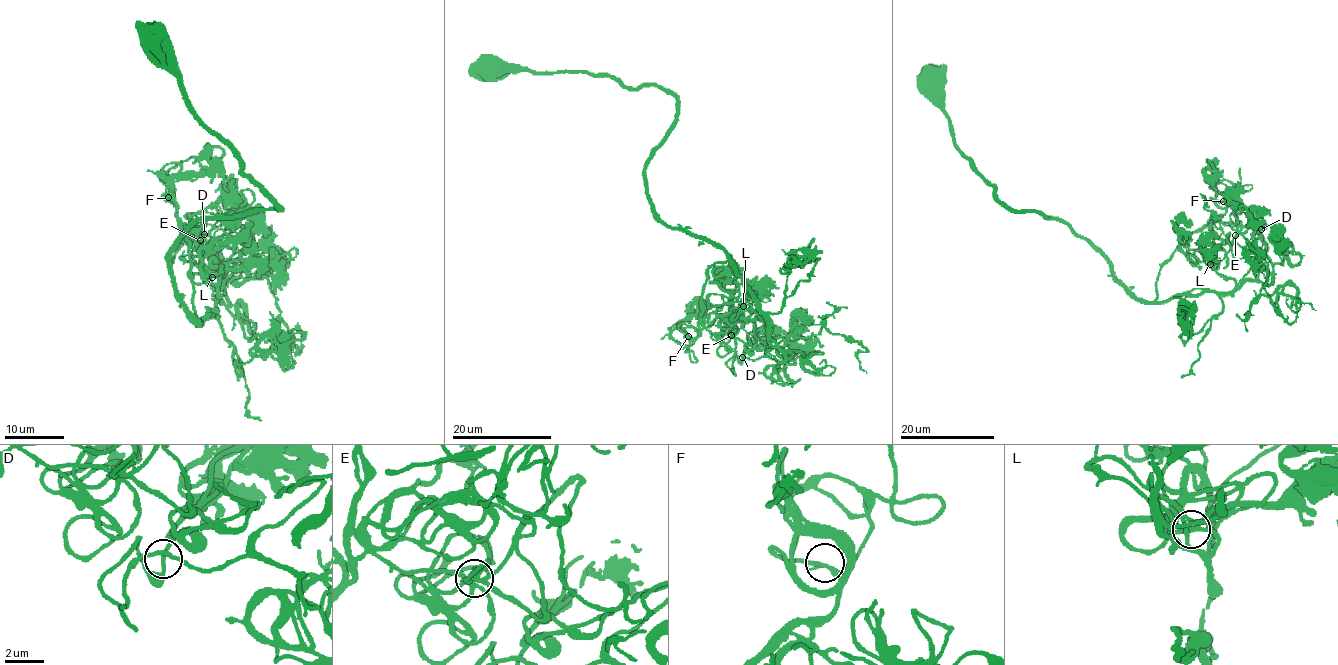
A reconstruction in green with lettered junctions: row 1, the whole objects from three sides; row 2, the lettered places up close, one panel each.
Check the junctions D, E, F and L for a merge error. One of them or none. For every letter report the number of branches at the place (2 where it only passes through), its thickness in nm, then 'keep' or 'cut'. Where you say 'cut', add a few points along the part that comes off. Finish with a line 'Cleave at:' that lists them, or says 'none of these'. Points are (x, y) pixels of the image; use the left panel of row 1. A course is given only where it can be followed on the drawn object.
D: branches 4; calibre 200 nm; keep
E: branches 4; calibre 200 nm; keep
F: branches 4; calibre 180 nm; keep
L: branches 4; calibre 200 nm; keep
Cleave at: none of these

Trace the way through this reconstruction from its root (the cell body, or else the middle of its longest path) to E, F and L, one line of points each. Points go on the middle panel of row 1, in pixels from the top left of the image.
E: (491, 66), (675, 98), (649, 203), (728, 255), (706, 272), (701, 317), (731, 335)
F: (491, 66), (608, 74), (676, 99), (649, 203), (729, 257), (709, 267), (688, 336)
L: (491, 66), (608, 74), (675, 98), (677, 123), (646, 165), (649, 203), (723, 250), (768, 327), (743, 306)

